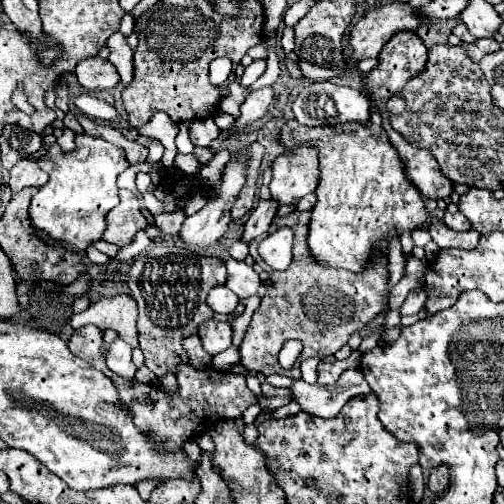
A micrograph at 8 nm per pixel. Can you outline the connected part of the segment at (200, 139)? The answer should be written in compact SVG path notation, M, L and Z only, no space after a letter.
M213 117L211 119L197 119L193 121L193 125L189 127L189 139L195 147L209 147L209 143L213 139L219 137L219 127L213 123Z

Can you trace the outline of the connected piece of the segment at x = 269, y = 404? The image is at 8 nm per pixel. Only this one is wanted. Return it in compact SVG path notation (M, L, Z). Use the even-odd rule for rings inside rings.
M263 383L261 389L263 389L263 393L259 395L261 413L267 413L269 409L277 409L277 407L287 405L291 401L291 391L289 389L279 389L279 387L273 387L269 383Z

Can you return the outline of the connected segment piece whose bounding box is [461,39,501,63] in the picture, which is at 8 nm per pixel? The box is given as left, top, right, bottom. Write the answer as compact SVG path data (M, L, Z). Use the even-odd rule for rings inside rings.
M477 39L475 43L461 43L461 47L469 55L469 59L473 59L473 63L479 63L479 59L485 57L487 53L501 49L495 39Z

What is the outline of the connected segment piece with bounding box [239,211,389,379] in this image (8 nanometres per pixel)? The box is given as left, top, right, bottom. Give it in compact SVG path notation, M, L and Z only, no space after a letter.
M293 211L285 217L275 217L269 231L291 227L295 231L293 239L293 261L287 271L275 271L261 259L263 271L269 273L271 285L253 313L253 319L245 331L243 343L239 345L241 365L249 371L263 373L263 375L285 375L291 379L301 379L301 369L295 365L293 369L285 371L277 365L277 353L287 339L299 339L303 343L303 351L299 361L309 357L329 357L335 355L337 349L347 345L349 337L363 329L369 321L379 317L387 311L387 293L389 293L389 259L385 255L373 255L373 263L361 271L361 275L353 275L345 269L335 267L321 267L321 263L313 263L313 255L309 255L309 211Z

